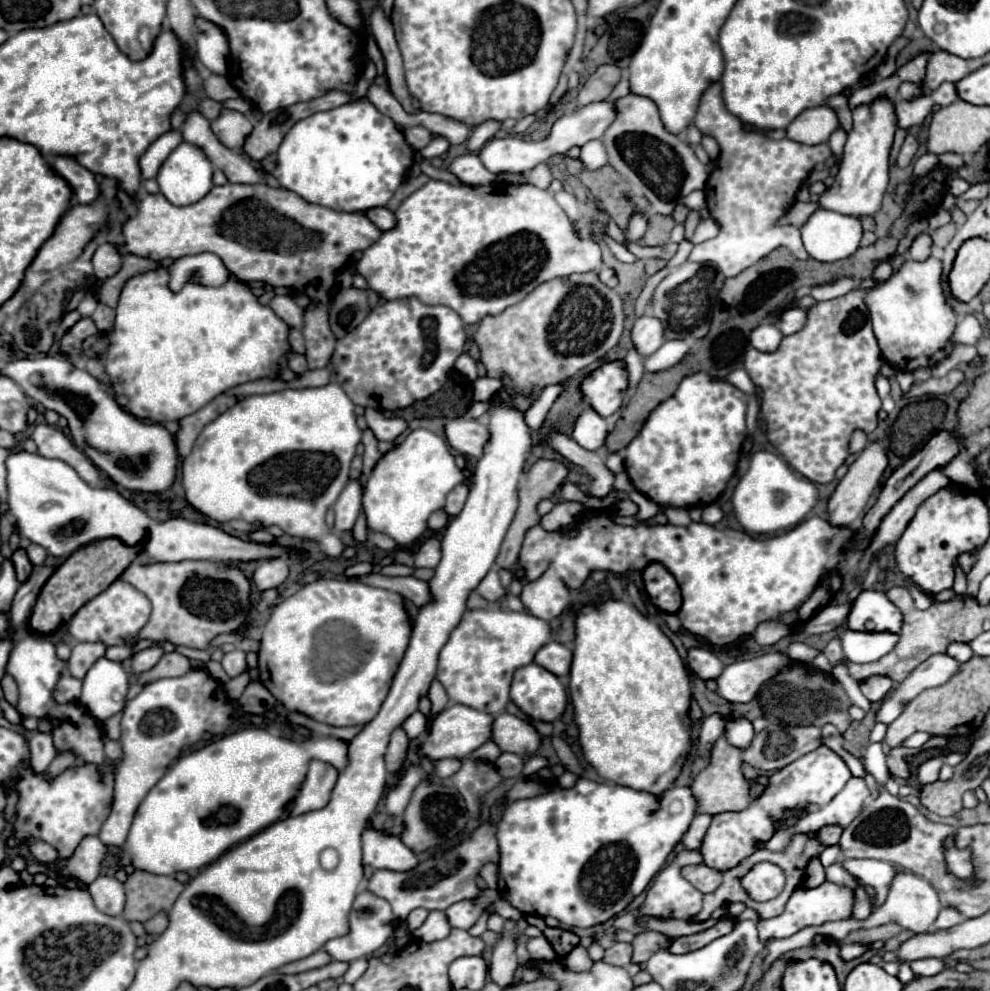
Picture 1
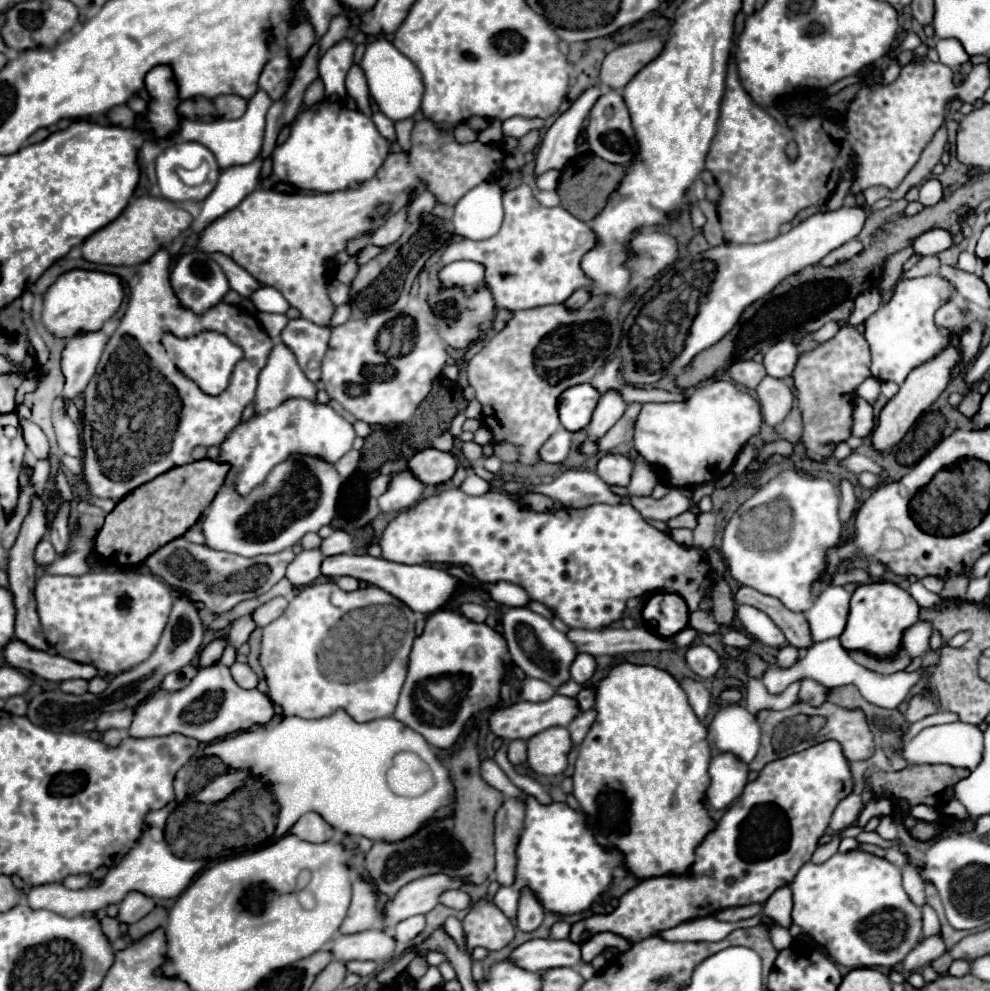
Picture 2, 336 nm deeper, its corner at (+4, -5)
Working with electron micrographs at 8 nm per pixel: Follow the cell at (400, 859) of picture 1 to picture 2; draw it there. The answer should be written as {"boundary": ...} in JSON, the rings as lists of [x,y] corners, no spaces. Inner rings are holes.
{"boundary":[[[448,890],[448,892],[444,892],[442,896],[440,896],[440,902],[444,904],[444,906],[448,906],[448,908],[454,908],[454,910],[466,910],[466,908],[470,908],[470,896],[466,894],[466,892],[462,892],[462,890]]]}

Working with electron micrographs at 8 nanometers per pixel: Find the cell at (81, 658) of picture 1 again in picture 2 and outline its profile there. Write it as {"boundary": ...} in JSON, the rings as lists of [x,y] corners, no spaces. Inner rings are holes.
{"boundary":[[[66,680],[60,684],[60,690],[68,694],[84,694],[88,692],[88,682],[86,680]]]}

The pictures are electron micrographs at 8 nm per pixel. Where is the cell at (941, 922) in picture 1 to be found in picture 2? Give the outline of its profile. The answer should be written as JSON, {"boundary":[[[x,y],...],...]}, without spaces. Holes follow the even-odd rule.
{"boundary":[[[940,936],[924,938],[924,940],[906,956],[906,960],[902,962],[904,972],[916,972],[916,970],[920,970],[922,966],[930,964],[932,960],[936,960],[938,956],[942,956],[944,952],[946,952],[946,944],[942,942]]]}

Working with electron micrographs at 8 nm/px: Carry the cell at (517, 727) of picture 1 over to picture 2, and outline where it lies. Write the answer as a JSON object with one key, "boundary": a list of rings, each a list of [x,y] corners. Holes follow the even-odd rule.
{"boundary":[[[548,728],[528,740],[528,764],[544,776],[558,776],[568,768],[568,754],[574,748],[568,728]]]}

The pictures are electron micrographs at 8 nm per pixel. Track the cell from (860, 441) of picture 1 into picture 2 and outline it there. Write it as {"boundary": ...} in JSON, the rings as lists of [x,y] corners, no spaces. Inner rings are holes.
{"boundary":[[[856,396],[854,398],[854,414],[852,414],[852,434],[858,438],[864,438],[872,430],[874,430],[874,408],[870,402]]]}

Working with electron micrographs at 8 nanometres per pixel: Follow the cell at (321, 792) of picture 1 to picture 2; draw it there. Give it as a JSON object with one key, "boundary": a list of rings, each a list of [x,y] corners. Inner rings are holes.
{"boundary":[[[310,812],[310,814],[304,814],[296,824],[294,828],[290,830],[294,836],[298,836],[300,840],[306,840],[306,842],[314,842],[314,844],[322,844],[326,840],[336,840],[336,830],[326,824],[322,820],[322,816]]]}

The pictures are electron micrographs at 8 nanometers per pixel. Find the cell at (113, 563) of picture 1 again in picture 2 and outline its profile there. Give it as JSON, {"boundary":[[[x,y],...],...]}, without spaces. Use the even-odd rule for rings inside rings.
{"boundary":[[[204,458],[172,468],[170,472],[164,472],[162,476],[138,486],[106,516],[106,522],[96,538],[96,552],[110,558],[120,568],[134,568],[146,556],[194,526],[224,484],[228,470],[230,464],[218,464],[216,460]]]}

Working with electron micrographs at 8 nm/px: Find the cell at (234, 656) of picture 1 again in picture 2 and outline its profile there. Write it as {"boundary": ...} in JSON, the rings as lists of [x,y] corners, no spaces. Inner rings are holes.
{"boundary":[[[236,662],[236,664],[230,668],[230,672],[232,672],[232,678],[234,678],[234,682],[236,682],[238,686],[242,686],[242,688],[246,688],[246,690],[252,690],[252,688],[258,686],[258,676],[254,674],[254,670],[252,670],[248,664]]]}

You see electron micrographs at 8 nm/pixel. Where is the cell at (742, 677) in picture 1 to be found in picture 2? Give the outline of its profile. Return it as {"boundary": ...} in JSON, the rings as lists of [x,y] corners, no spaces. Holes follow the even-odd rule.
{"boundary":[[[784,646],[780,652],[778,652],[778,666],[780,668],[790,668],[796,660],[798,660],[798,648],[794,648],[794,646]]]}

